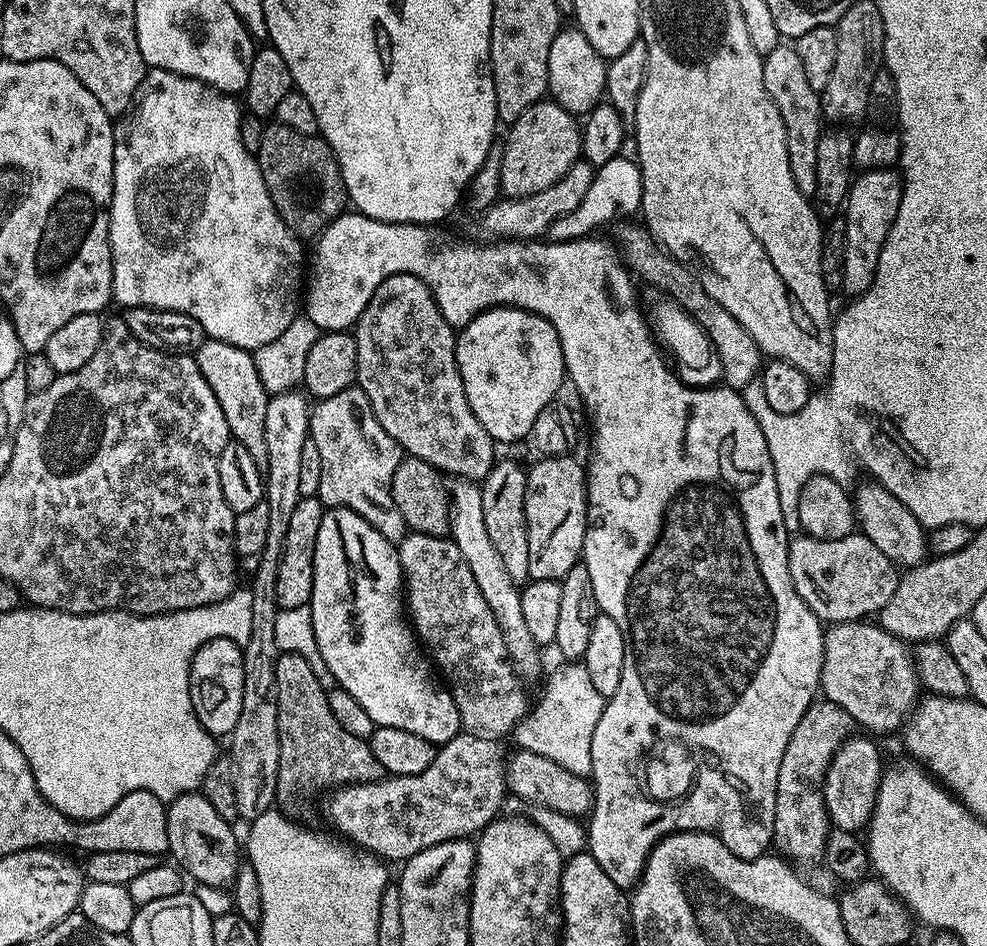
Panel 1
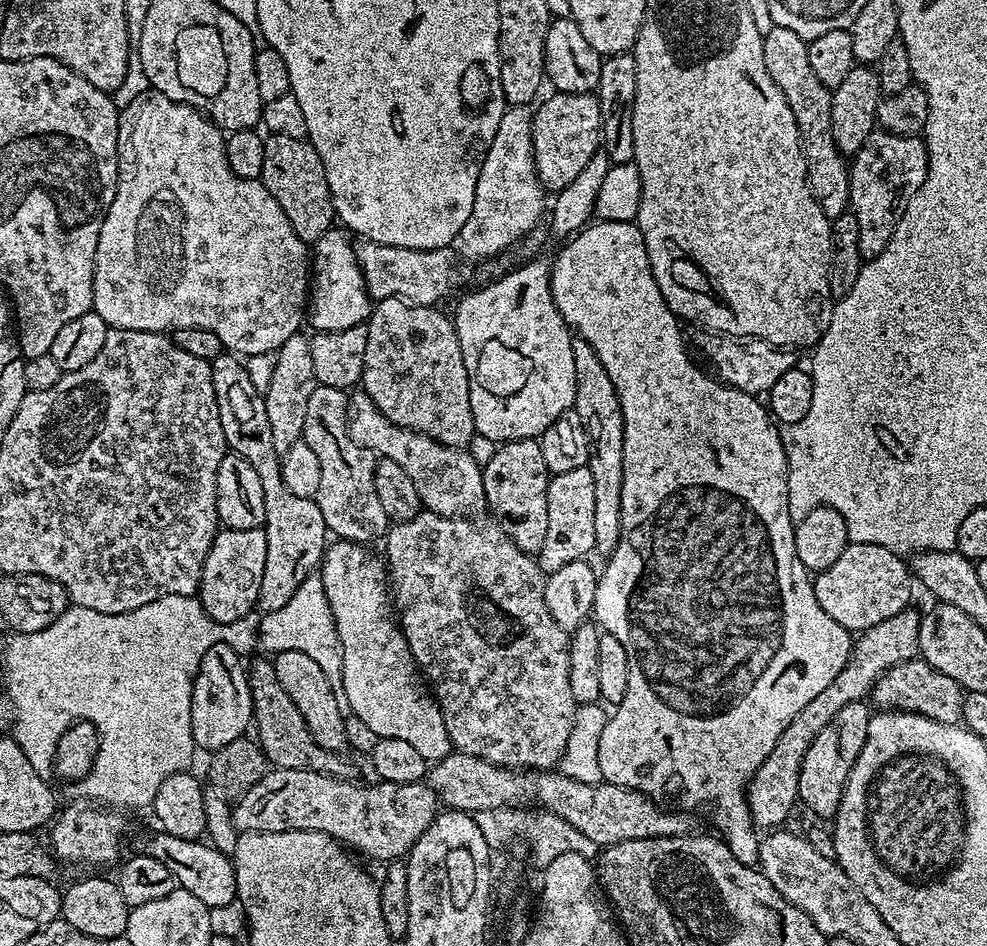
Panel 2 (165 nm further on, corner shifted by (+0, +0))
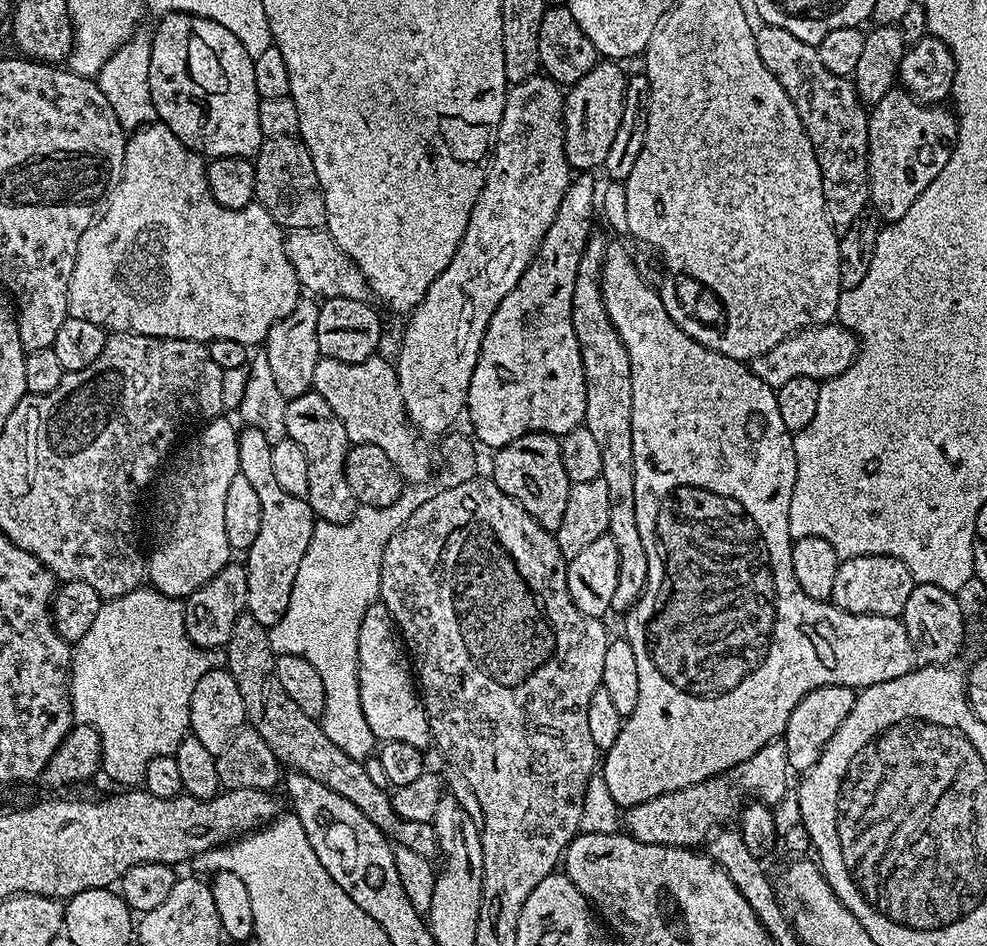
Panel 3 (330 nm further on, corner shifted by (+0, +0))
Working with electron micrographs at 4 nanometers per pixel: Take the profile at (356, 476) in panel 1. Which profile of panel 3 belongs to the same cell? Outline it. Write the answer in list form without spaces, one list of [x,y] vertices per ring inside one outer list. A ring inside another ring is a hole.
[[[313,390],[288,401],[284,431],[287,439],[298,442],[298,446],[302,446],[302,454],[306,454],[306,467],[310,477],[310,490],[306,499],[312,511],[326,522],[345,524],[358,507],[358,501],[352,495],[350,482],[346,482],[344,473],[346,454],[350,447],[346,426],[342,426],[338,414],[330,410],[326,398]]]

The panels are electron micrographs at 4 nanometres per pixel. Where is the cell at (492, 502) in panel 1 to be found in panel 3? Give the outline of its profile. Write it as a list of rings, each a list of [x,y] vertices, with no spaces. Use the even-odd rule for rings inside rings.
[[[527,432],[522,438],[514,438],[506,446],[495,449],[492,460],[492,472],[490,478],[538,526],[542,526],[547,532],[555,534],[558,526],[562,526],[562,514],[566,510],[566,498],[570,487],[566,478],[566,470],[562,470],[562,454],[560,442],[557,437],[547,432]]]

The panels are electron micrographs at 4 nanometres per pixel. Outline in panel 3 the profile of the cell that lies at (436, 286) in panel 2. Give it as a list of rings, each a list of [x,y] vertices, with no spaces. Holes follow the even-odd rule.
[[[294,228],[287,233],[286,254],[298,274],[298,282],[305,293],[316,298],[350,298],[367,301],[370,296],[368,281],[362,270],[334,242],[324,228]],[[313,292],[313,293],[312,293]]]

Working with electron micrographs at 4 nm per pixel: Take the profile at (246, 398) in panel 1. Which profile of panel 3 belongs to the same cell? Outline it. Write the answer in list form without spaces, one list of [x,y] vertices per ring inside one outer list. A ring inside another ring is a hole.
[[[244,426],[239,429],[240,475],[254,485],[259,504],[262,506],[262,522],[258,535],[254,537],[254,546],[250,546],[246,553],[246,612],[253,615],[267,629],[276,624],[282,614],[286,614],[286,606],[290,606],[290,590],[294,590],[298,566],[302,566],[302,558],[306,558],[306,546],[310,546],[310,538],[314,534],[314,526],[318,519],[305,497],[286,494],[286,490],[282,490],[282,485],[274,479],[270,458],[272,446],[260,428]]]

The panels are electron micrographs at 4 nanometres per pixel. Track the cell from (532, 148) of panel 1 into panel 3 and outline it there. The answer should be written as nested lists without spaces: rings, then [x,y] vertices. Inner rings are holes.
[[[601,59],[577,84],[571,85],[564,96],[564,150],[569,169],[580,174],[588,174],[603,165],[614,138],[618,135],[618,126],[622,122],[624,95],[628,85],[628,76],[617,61]]]

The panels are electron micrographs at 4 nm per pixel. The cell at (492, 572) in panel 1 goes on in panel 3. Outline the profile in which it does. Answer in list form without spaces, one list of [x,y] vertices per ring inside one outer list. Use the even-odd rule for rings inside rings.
[[[375,354],[364,362],[353,364],[323,357],[318,366],[314,366],[312,386],[315,392],[322,394],[322,398],[326,398],[330,410],[338,414],[352,444],[378,446],[386,454],[386,458],[394,462],[401,477],[409,485],[422,484],[432,472],[432,460],[416,441],[417,433],[408,423],[408,415],[404,413],[395,363],[391,359],[383,360],[381,356]]]

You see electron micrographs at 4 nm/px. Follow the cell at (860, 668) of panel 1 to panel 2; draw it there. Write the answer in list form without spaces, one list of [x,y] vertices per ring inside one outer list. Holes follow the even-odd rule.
[[[917,658],[902,660],[893,668],[887,668],[873,685],[870,700],[880,710],[917,712],[926,718],[934,718],[934,722],[960,724],[964,719],[965,695],[964,687],[954,682],[954,678],[942,674],[942,670],[934,670],[934,666],[927,664],[923,658]]]

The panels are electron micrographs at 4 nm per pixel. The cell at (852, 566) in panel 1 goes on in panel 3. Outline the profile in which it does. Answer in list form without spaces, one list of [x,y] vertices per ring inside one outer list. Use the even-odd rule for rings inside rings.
[[[849,556],[841,559],[838,566],[838,574],[834,574],[834,590],[831,603],[836,607],[846,610],[850,614],[859,616],[895,616],[903,617],[906,610],[906,602],[910,598],[910,590],[914,587],[914,581],[906,562],[889,556]]]

